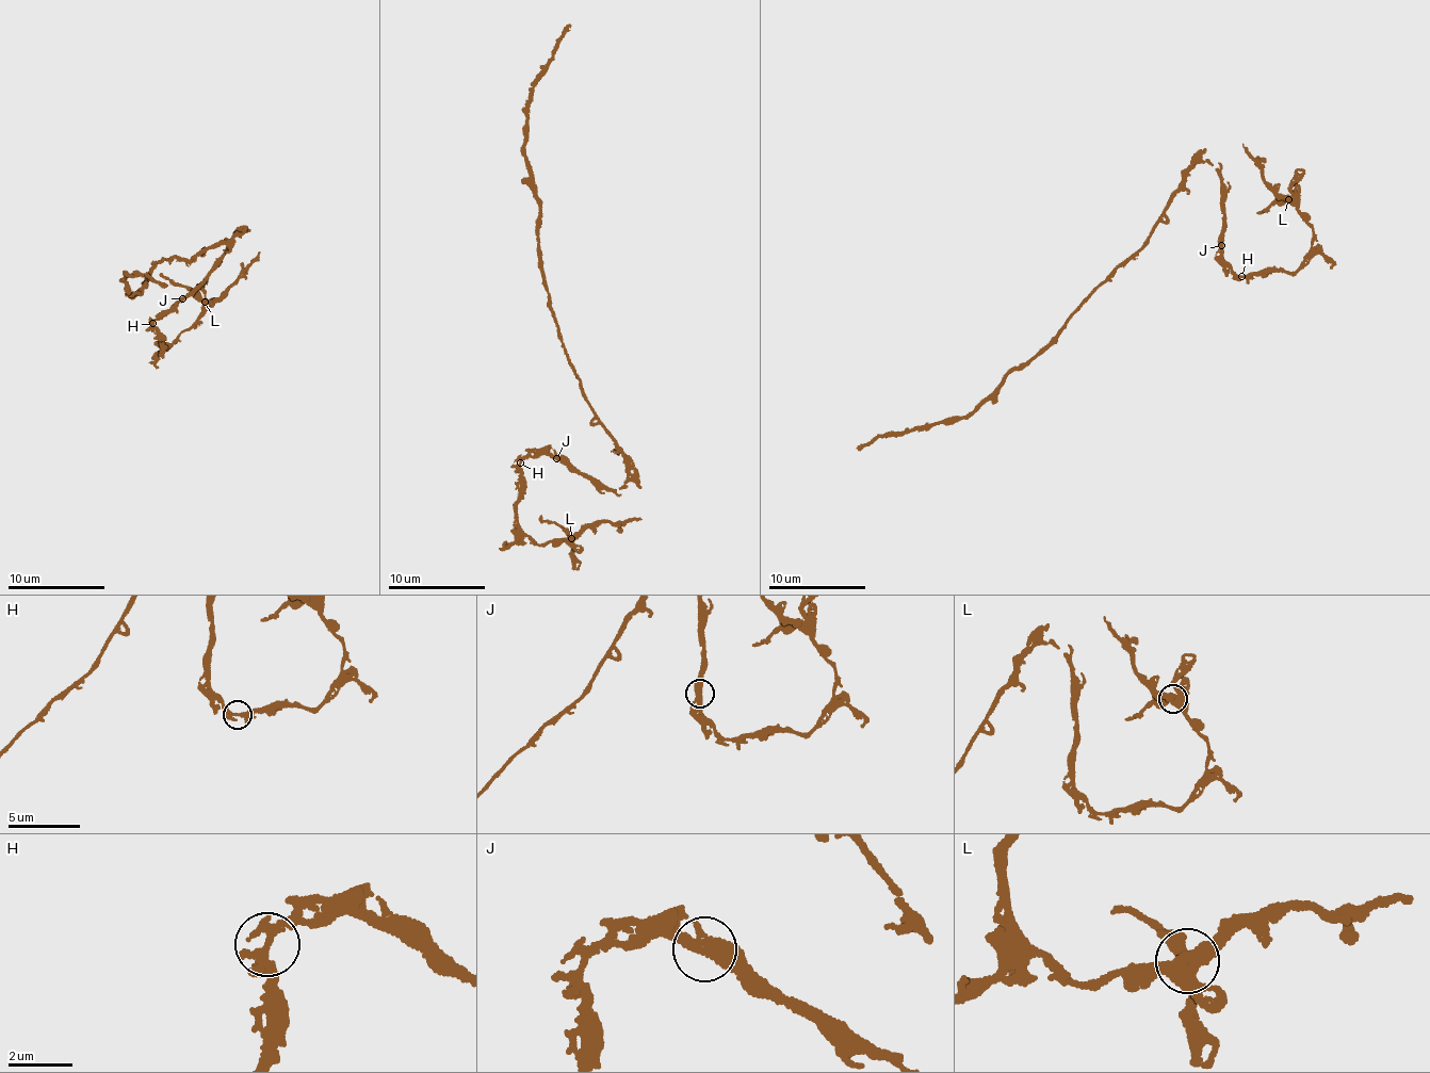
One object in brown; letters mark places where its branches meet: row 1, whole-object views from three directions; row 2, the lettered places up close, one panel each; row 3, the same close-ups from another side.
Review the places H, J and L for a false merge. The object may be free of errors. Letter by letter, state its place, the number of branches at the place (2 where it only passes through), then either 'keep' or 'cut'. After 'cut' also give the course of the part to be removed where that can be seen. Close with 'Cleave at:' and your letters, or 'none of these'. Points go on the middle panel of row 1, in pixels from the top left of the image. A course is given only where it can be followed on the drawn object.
H: at (520, 462); 2 branches meet; keep
J: at (556, 458); 2 branches meet; keep
L: at (571, 538); 5 branches meet; cut; foreign part runs (571, 538), (604, 523), (642, 519)
Cleave at: L

